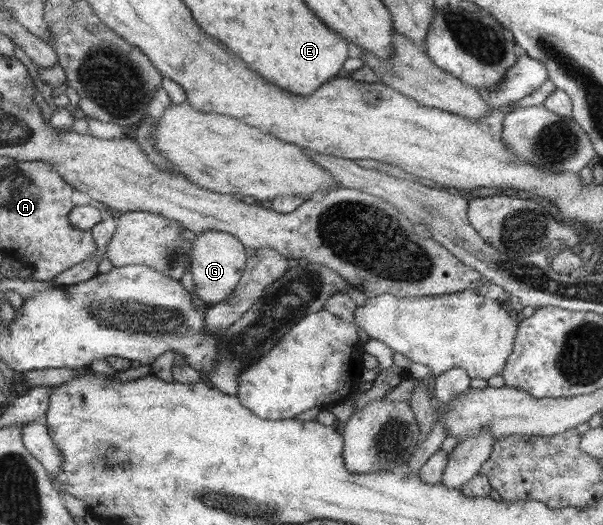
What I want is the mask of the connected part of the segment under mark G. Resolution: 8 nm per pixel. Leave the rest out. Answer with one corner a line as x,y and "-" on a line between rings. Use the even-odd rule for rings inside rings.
208,230
203,234
197,234
191,242
190,272
195,295
204,306
217,305
233,293
243,277
244,267
247,265
247,258
243,253
244,245
233,235
219,230

